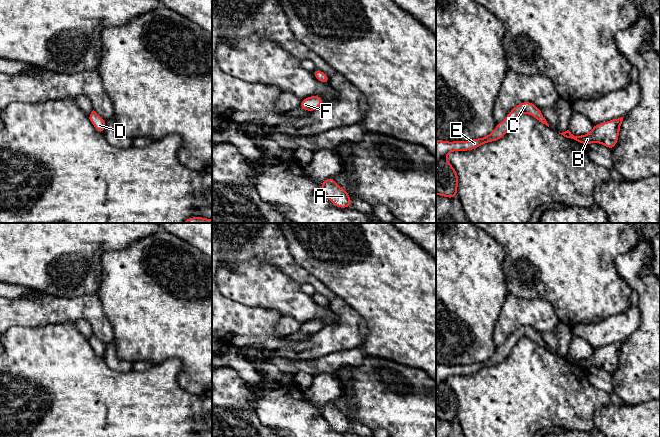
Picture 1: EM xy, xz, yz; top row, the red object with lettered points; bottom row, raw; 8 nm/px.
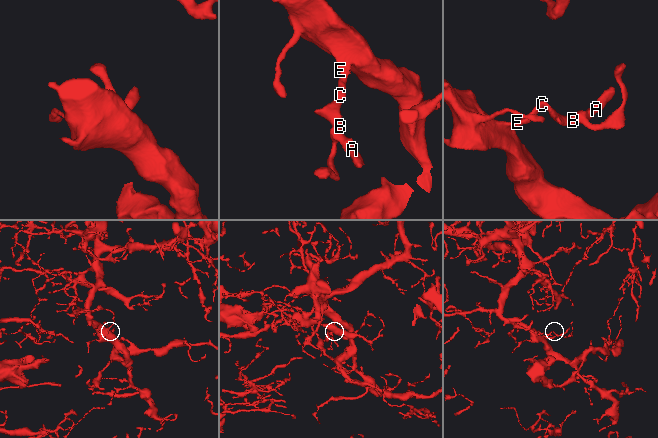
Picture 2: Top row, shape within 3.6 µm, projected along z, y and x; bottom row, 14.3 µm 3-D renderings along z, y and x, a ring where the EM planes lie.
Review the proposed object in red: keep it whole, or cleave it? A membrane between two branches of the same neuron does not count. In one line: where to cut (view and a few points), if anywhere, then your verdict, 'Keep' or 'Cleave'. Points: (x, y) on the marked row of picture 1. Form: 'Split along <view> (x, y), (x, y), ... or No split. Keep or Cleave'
No split. Keep

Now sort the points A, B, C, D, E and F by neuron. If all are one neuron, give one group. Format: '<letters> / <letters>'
A B C D E F

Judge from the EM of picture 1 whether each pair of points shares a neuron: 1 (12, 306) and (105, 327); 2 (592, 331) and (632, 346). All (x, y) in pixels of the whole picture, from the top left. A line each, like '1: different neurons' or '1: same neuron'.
1: same neuron
2: different neurons

